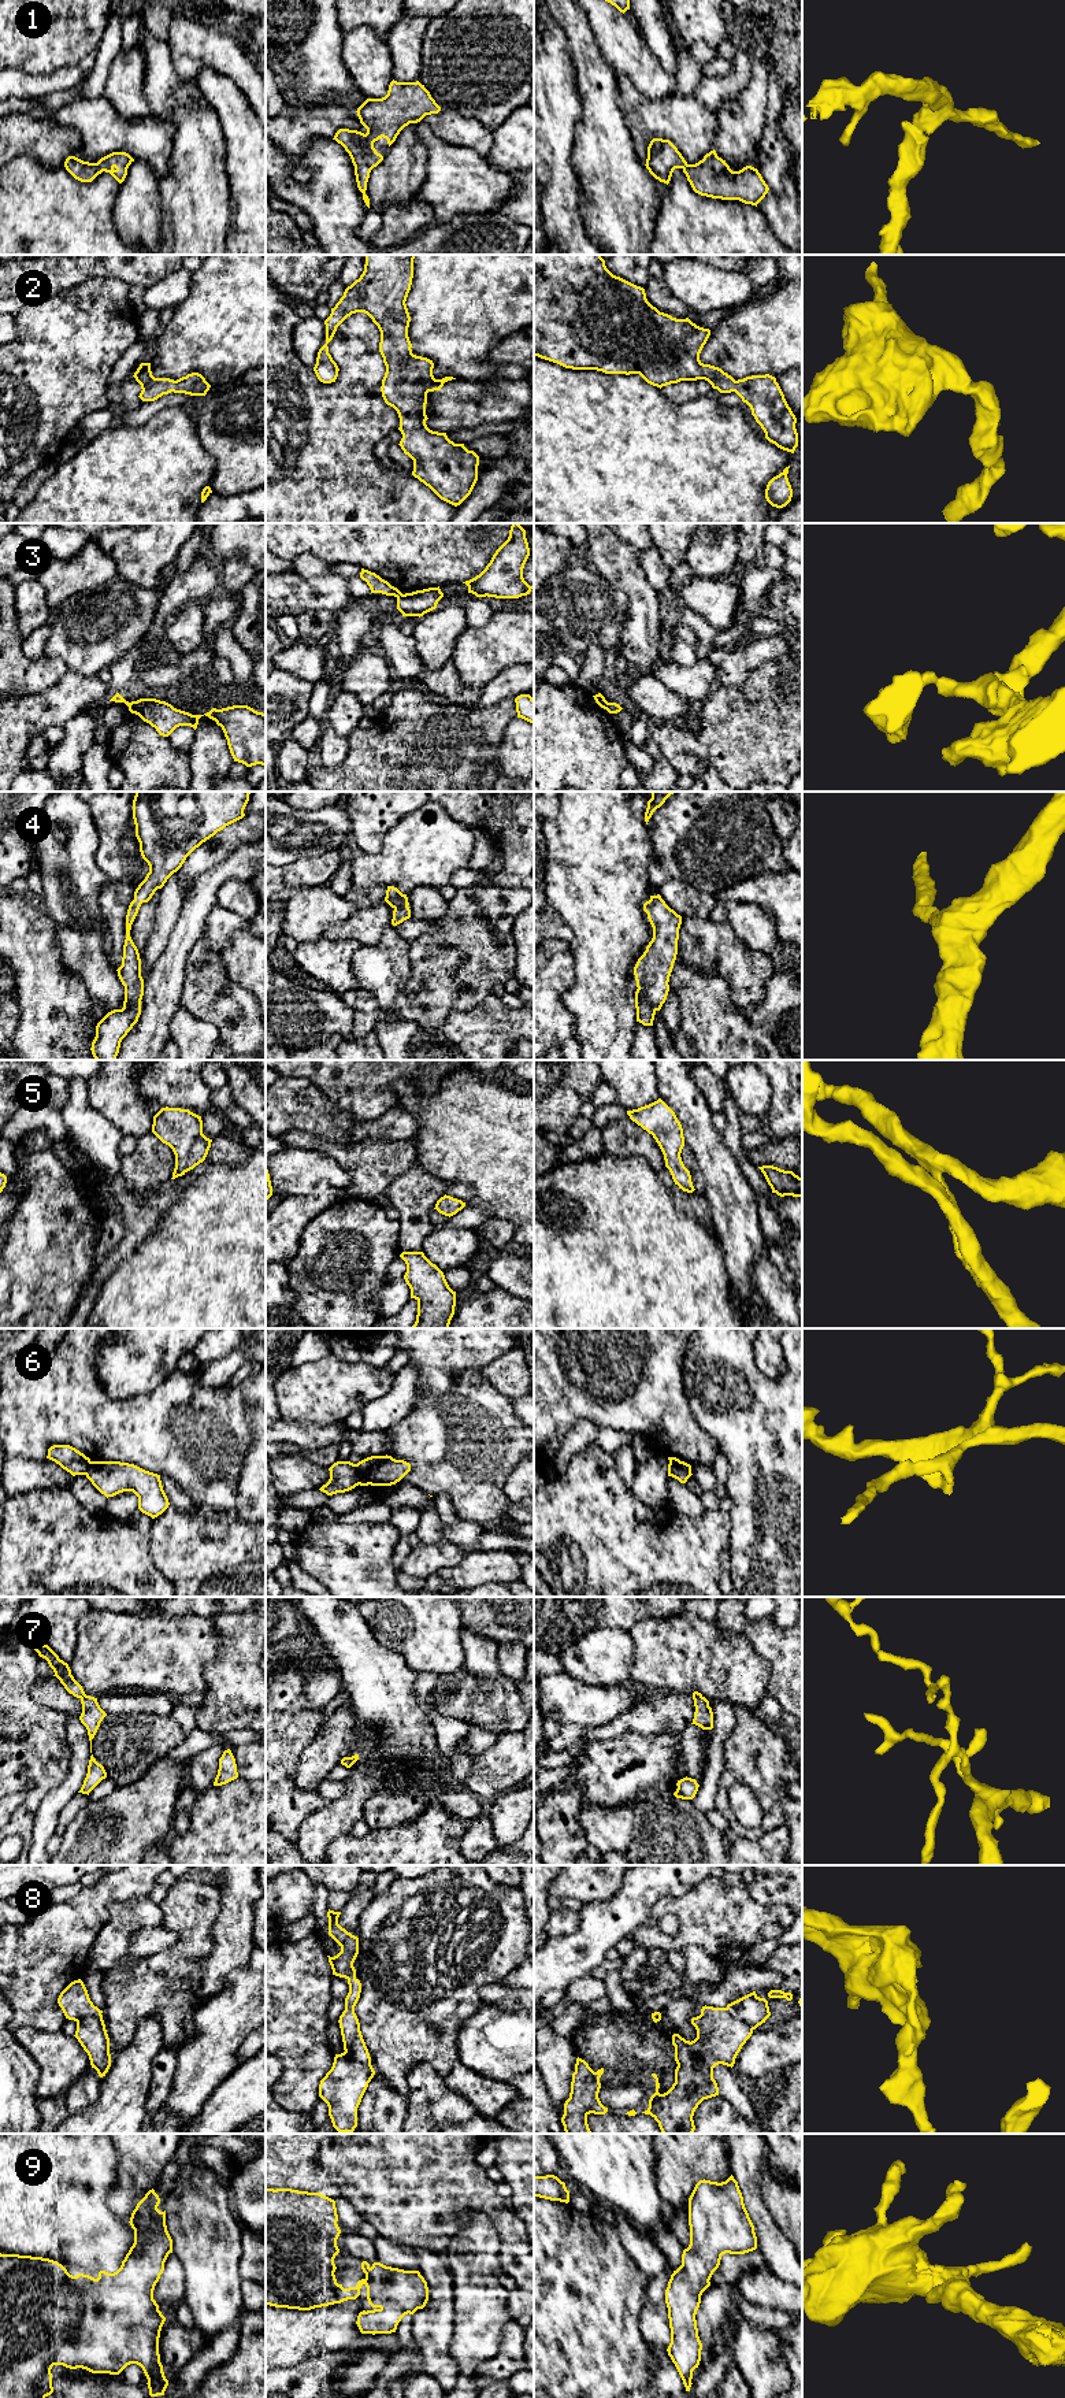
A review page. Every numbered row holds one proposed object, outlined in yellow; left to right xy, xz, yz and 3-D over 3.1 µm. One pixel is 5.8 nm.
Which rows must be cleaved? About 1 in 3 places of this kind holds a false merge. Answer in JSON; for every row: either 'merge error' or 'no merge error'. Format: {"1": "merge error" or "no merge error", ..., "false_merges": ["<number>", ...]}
{"1": "no merge error", "2": "no merge error", "3": "merge error", "4": "no merge error", "5": "no merge error", "6": "merge error", "7": "no merge error", "8": "merge error", "9": "no merge error", "false_merges": ["3", "6", "8"]}

